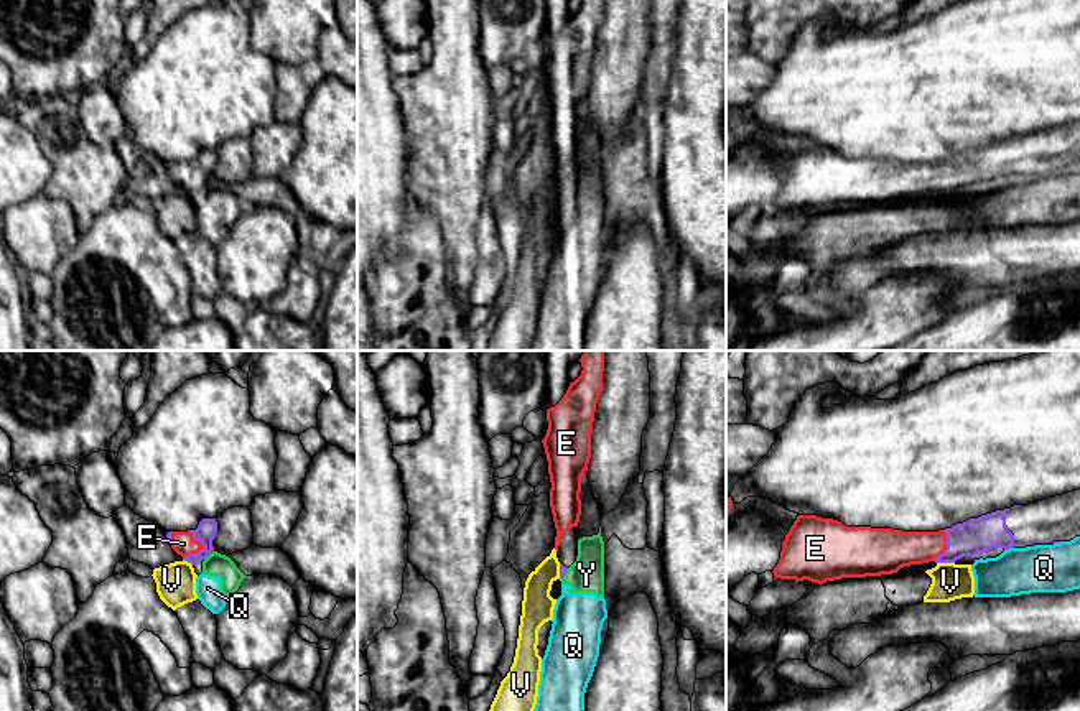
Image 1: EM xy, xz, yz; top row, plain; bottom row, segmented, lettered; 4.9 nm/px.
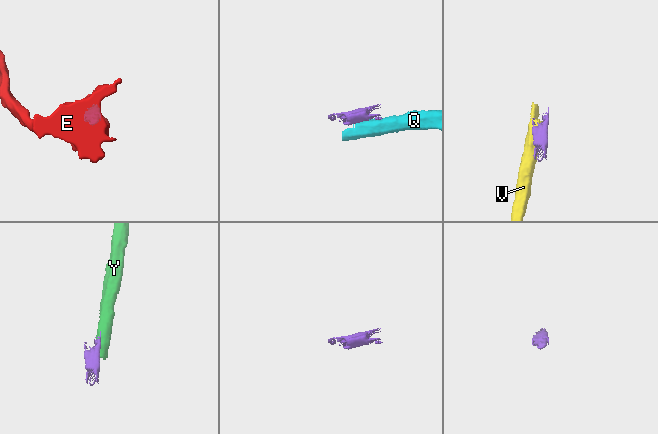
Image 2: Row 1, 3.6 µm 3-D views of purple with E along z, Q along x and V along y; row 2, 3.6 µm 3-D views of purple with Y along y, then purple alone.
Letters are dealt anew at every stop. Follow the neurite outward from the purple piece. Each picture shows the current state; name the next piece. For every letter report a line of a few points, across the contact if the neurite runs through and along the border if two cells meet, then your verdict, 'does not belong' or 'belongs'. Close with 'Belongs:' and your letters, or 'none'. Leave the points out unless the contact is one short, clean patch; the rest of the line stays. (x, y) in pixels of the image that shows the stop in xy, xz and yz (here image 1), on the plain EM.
E: line xy (206, 162), (201, 181), (183, 175); belongs
Q: does not belong
V: line yz (937, 193), (954, 195); does not belong
Y: line xy (209, 186), (204, 191); does not belong
Belongs: E

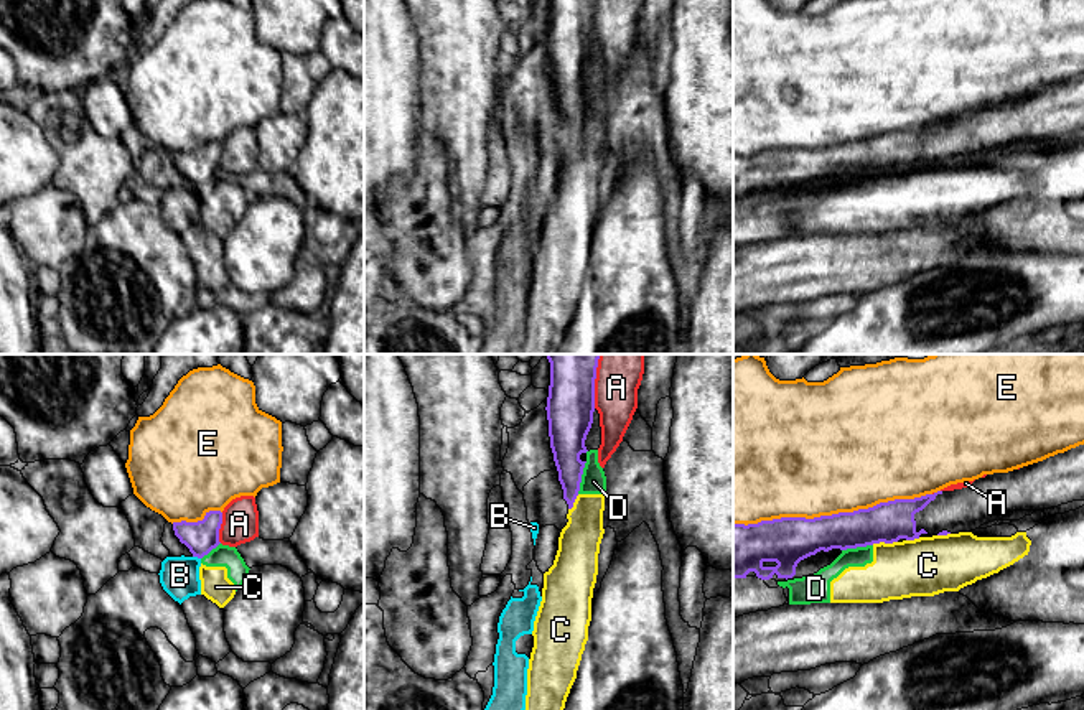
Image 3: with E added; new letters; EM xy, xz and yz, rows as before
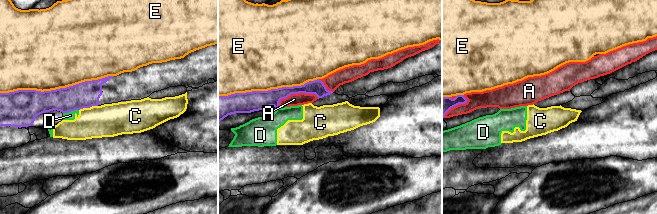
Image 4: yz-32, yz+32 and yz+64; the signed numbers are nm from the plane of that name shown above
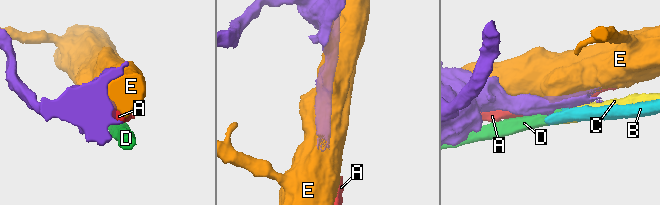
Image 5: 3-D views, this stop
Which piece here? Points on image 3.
A: does not belong
B: line xy (193, 186), (200, 190); does not belong
C: does not belong
D: line xz (587, 93), (577, 124); does not belong
E: does not belong
Belongs: none

